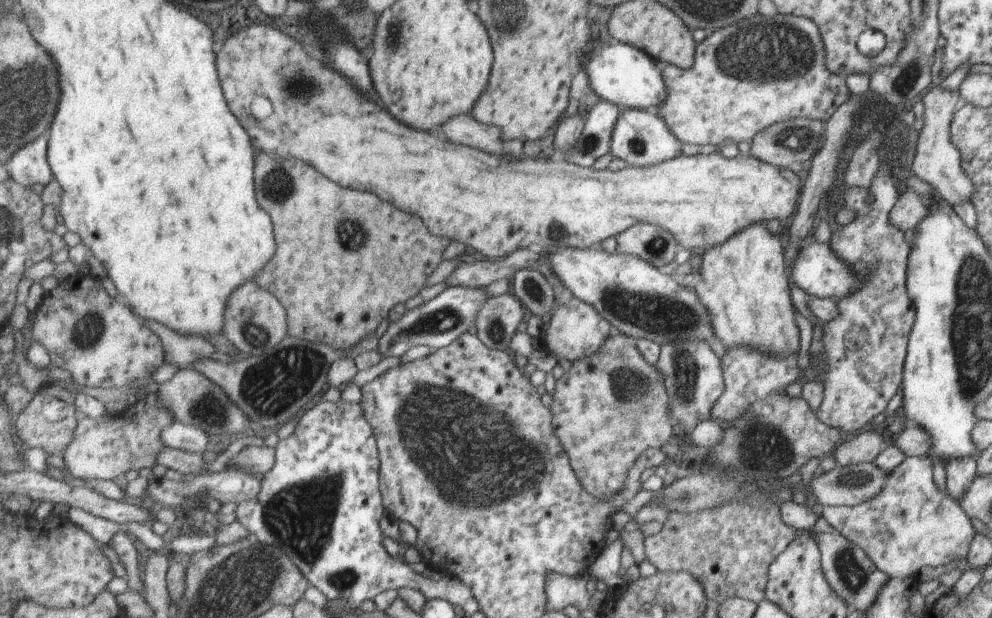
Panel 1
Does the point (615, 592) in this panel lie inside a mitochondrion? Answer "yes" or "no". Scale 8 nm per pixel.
no

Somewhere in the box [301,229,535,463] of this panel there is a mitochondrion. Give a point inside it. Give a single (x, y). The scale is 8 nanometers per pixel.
(446, 320)

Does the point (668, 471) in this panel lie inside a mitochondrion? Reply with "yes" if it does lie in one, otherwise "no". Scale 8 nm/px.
no

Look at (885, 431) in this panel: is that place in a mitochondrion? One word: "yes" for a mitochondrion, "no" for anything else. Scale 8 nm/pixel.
no

